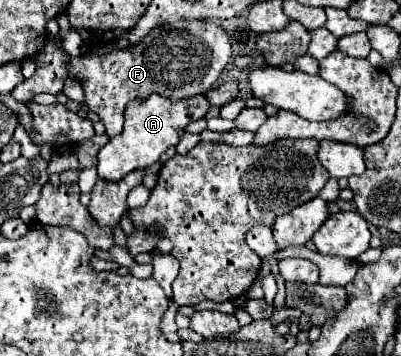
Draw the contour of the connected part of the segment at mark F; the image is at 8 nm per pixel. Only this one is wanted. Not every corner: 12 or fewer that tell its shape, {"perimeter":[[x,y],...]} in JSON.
{"perimeter":[[179,18],[107,54],[69,56],[107,136],[127,102],[205,94],[221,26]]}

